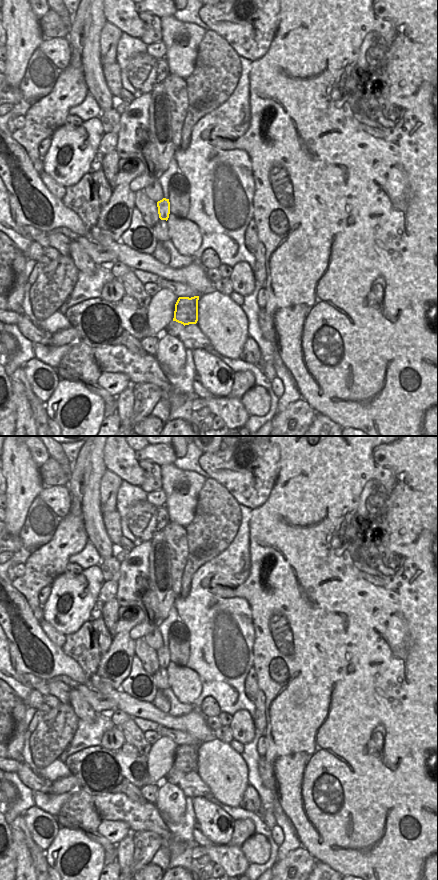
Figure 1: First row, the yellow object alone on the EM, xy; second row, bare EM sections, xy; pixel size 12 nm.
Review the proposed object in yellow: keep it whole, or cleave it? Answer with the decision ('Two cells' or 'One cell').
Two cells.

